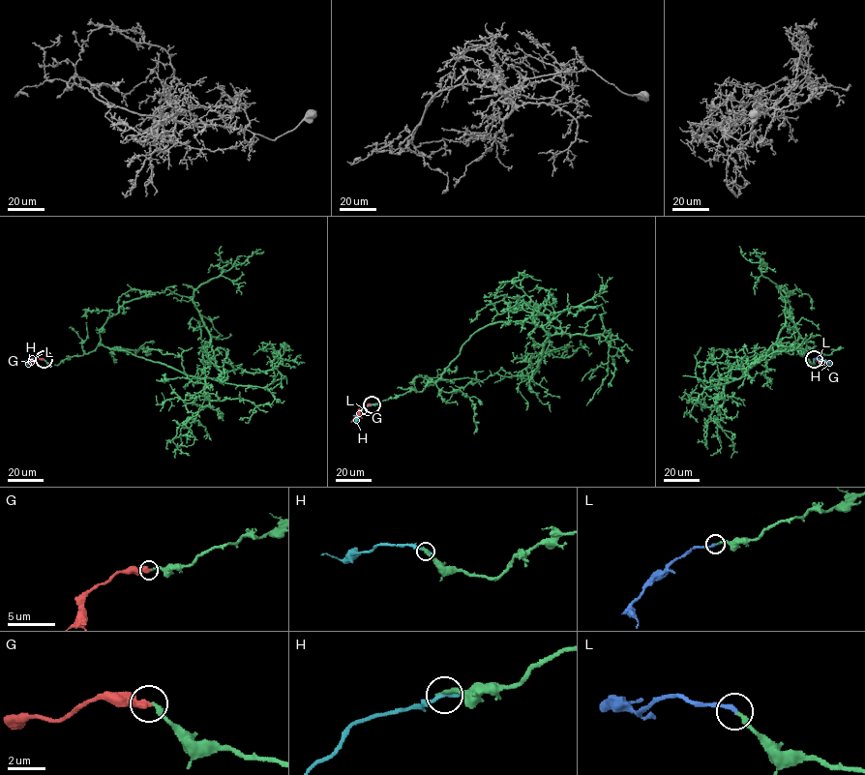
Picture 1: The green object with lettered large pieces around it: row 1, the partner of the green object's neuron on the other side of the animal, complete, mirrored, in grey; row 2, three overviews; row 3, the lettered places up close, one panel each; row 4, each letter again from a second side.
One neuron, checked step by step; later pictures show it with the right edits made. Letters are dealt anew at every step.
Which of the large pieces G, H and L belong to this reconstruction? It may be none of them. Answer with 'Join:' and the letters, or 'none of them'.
Join: L

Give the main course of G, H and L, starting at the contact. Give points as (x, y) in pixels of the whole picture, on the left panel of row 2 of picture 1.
G: (44, 359), (22, 362)
H: (44, 360), (37, 359), (27, 365)
L: (44, 359), (29, 362)

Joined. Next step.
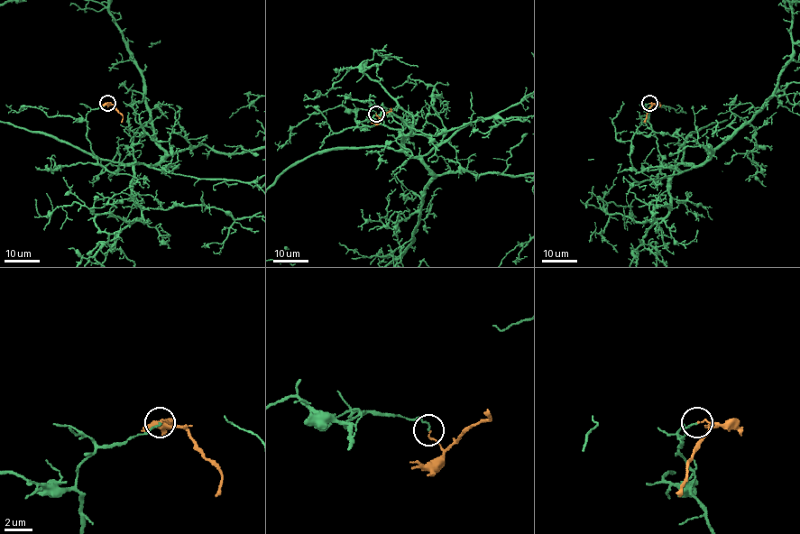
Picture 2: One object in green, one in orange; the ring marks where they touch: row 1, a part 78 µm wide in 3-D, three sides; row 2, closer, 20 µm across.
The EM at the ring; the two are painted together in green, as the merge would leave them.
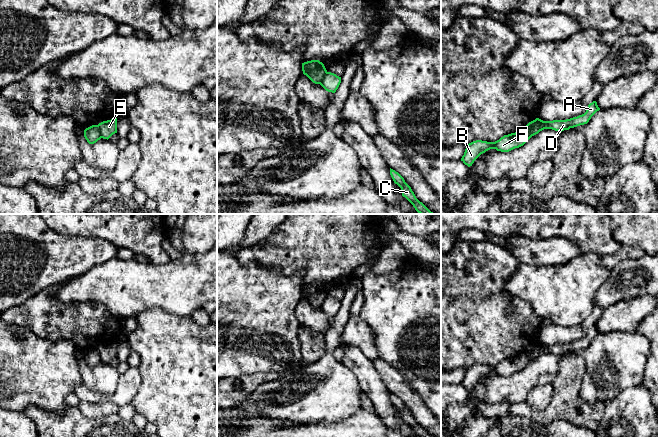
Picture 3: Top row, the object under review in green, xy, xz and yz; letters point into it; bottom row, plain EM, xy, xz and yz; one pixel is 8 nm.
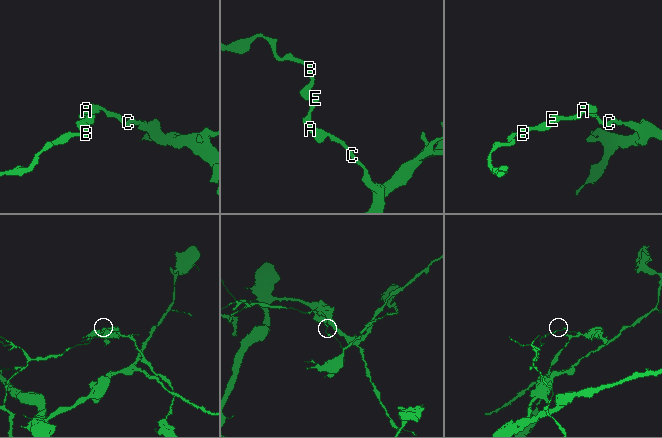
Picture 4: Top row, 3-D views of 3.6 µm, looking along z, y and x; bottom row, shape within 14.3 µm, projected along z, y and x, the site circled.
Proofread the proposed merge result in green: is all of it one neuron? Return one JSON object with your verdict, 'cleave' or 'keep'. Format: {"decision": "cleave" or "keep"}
{"decision": "cleave"}

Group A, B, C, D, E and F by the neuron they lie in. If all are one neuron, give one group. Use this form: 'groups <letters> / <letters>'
groups A C D E / B F

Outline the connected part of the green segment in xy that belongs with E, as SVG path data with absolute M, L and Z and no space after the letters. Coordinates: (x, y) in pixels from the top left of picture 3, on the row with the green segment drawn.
M117 118L103 121L97 127L101 137L108 140L113 134L117 133Z

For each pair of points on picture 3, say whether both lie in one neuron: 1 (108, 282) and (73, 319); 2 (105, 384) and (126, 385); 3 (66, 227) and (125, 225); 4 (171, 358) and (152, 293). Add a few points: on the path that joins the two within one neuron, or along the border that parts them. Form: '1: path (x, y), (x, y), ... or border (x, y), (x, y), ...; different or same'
1: border (65, 302), (101, 303), (110, 313); different
2: border (120, 375), (116, 388), (110, 394), (94, 391); different
3: path (81, 226), (110, 225); same
4: border (178, 315), (151, 308), (135, 317); different

